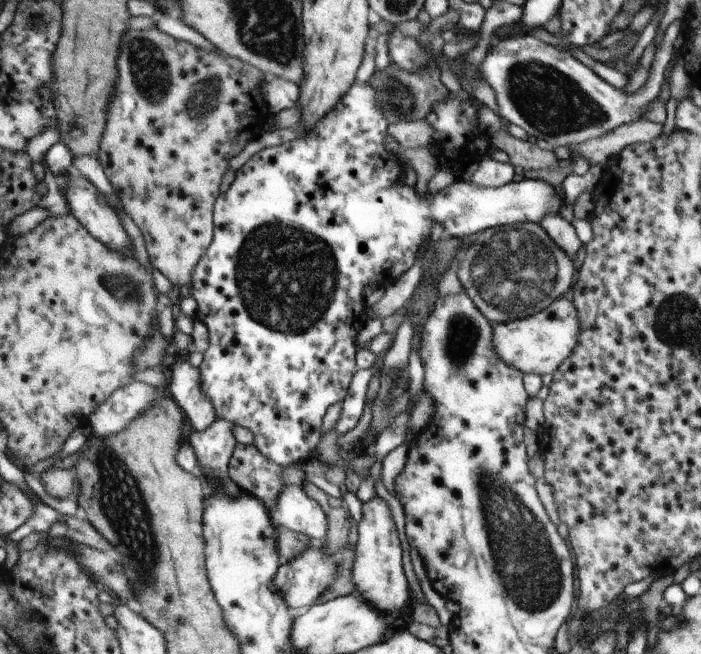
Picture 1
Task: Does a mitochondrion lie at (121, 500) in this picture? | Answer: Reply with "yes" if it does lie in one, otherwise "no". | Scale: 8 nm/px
yes

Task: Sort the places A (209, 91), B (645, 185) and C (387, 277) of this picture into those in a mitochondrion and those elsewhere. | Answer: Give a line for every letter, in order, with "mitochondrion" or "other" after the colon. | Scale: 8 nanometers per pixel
A: mitochondrion
B: other
C: other

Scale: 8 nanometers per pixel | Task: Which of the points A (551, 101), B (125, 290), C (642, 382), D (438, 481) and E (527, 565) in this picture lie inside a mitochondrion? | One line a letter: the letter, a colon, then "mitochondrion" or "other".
A: mitochondrion
B: mitochondrion
C: other
D: other
E: mitochondrion

